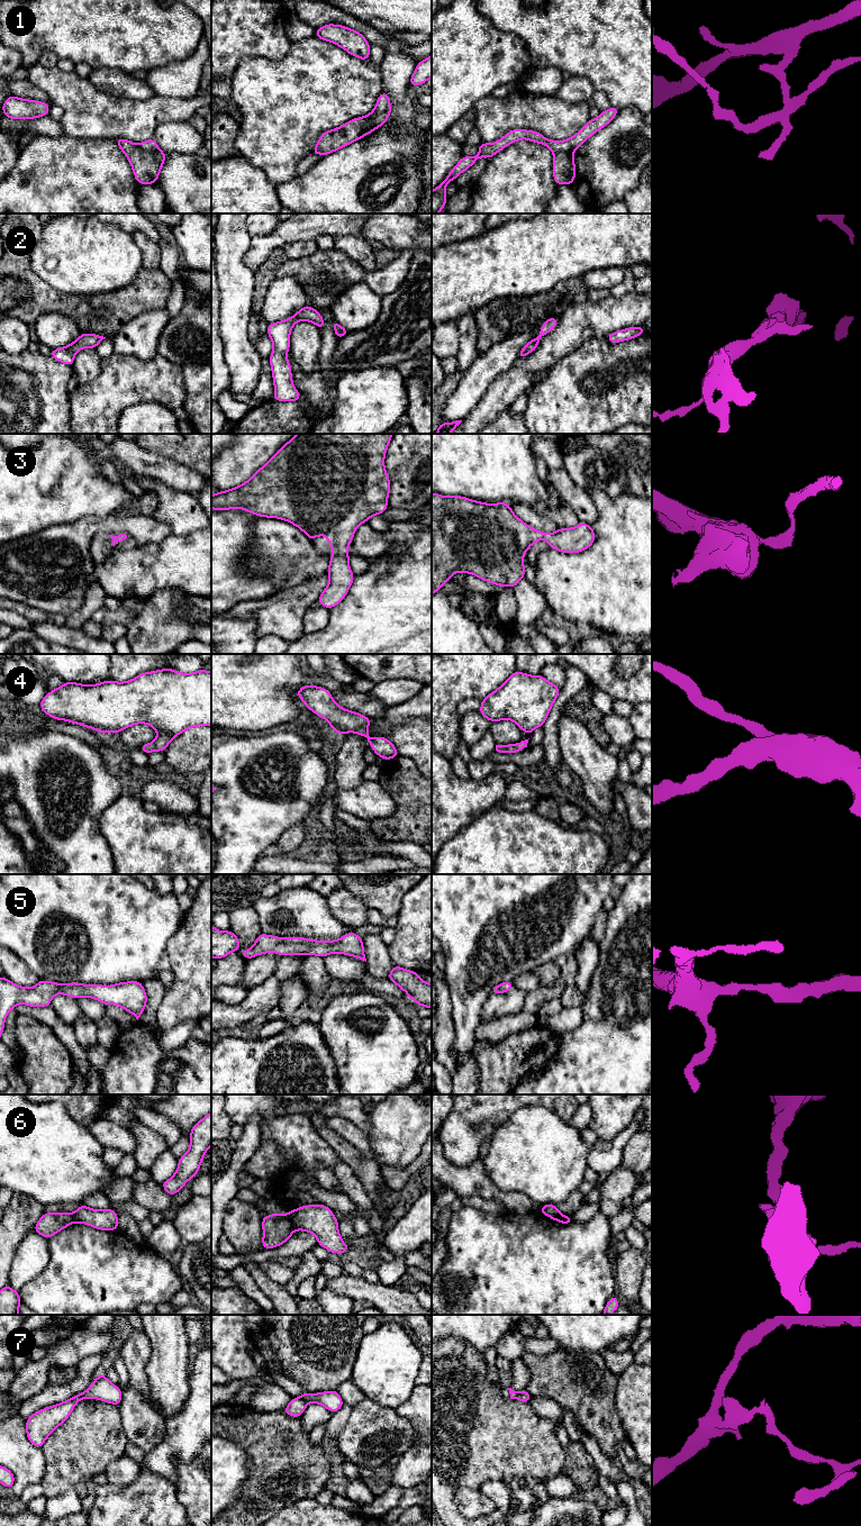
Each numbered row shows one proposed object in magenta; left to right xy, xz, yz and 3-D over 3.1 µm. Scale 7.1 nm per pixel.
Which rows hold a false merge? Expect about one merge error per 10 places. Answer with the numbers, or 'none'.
1, 6, 7

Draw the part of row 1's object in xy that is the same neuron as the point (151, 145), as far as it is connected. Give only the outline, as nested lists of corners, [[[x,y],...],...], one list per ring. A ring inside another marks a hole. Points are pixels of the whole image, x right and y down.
[[[154,138],[142,142],[138,144],[138,146],[144,152],[155,152],[158,149],[158,145]]]

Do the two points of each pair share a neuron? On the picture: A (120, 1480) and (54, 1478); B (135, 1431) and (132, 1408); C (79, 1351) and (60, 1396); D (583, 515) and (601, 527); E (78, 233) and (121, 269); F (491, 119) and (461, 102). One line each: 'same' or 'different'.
A: different
B: same
C: different
D: different
E: same
F: different

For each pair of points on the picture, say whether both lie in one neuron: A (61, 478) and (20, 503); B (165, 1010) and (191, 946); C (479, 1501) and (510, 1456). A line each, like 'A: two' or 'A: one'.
A: one
B: one
C: two

